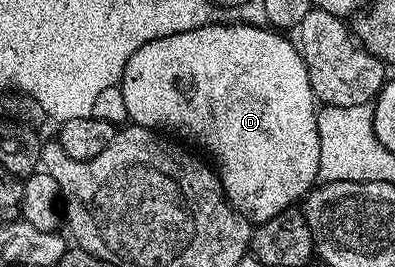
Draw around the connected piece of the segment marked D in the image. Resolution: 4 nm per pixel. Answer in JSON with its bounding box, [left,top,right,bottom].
[121,21,320,225]

